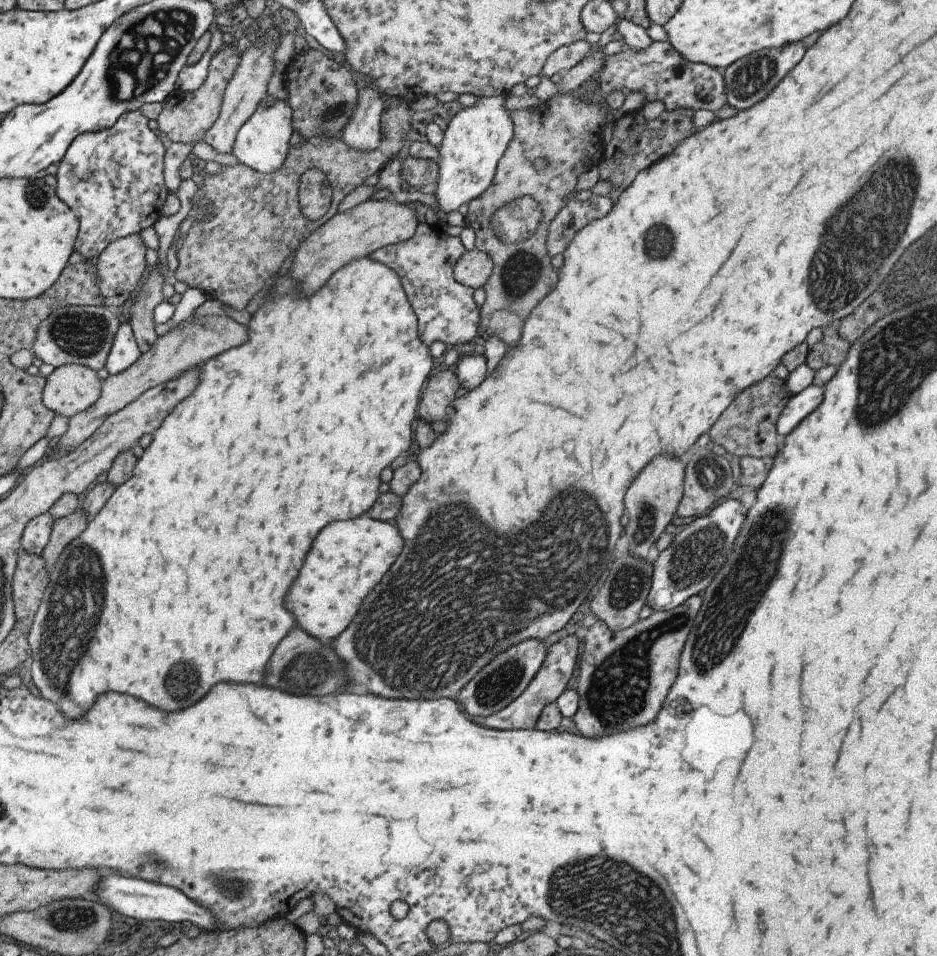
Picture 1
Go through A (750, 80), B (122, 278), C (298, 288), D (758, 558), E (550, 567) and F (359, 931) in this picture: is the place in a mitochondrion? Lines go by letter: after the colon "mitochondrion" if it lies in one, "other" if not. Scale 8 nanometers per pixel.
A: mitochondrion
B: other
C: other
D: mitochondrion
E: mitochondrion
F: other

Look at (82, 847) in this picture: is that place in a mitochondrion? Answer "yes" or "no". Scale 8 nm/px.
no

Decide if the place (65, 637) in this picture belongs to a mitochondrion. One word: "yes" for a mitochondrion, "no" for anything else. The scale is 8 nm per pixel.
yes

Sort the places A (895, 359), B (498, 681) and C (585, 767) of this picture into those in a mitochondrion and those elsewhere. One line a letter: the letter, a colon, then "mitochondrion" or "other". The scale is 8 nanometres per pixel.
A: mitochondrion
B: mitochondrion
C: other

